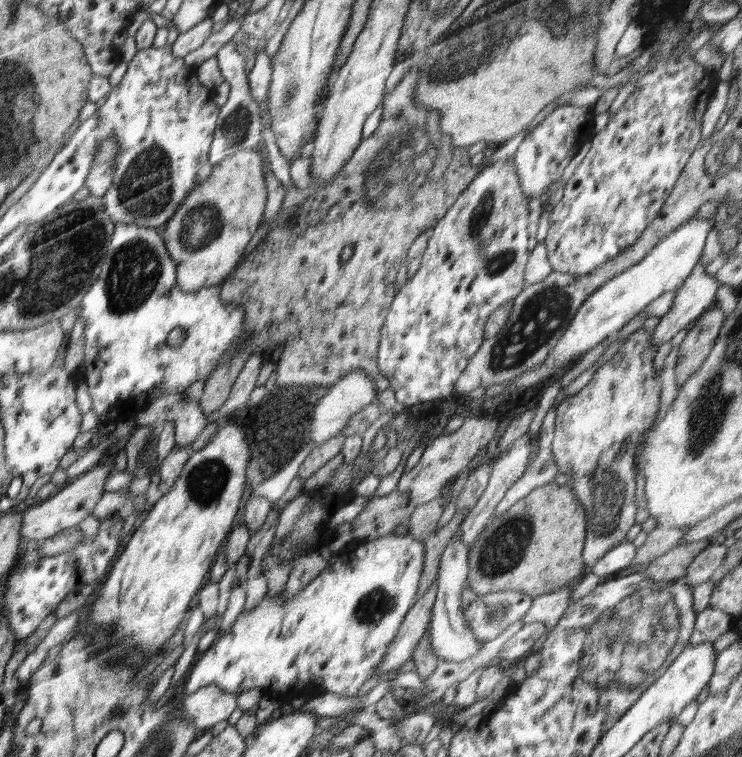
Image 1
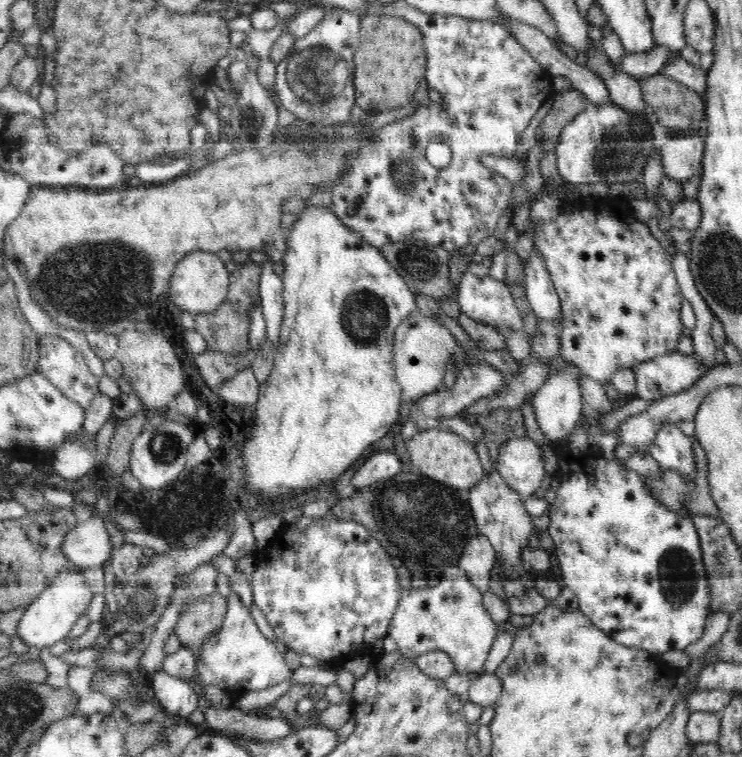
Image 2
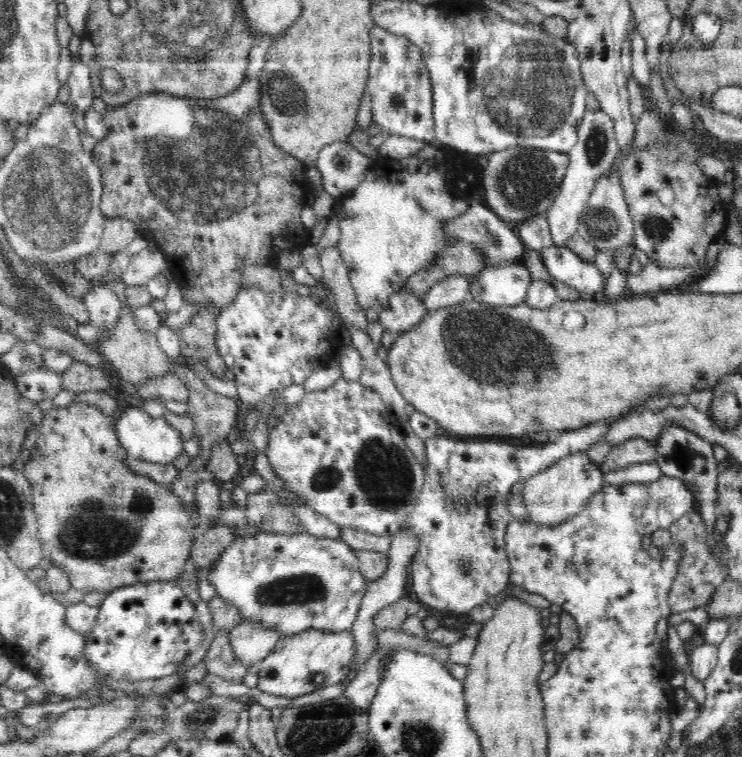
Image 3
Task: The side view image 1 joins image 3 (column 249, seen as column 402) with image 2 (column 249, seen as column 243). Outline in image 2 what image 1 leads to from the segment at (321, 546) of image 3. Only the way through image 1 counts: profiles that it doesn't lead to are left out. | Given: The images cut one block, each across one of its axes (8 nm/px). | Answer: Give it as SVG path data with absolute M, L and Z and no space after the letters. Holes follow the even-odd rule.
M234 592L227 599L227 614L222 627L201 647L196 666L201 682L220 686L224 690L241 690L242 693L266 690L291 677L290 667L286 665L282 652L260 633L250 609Z

